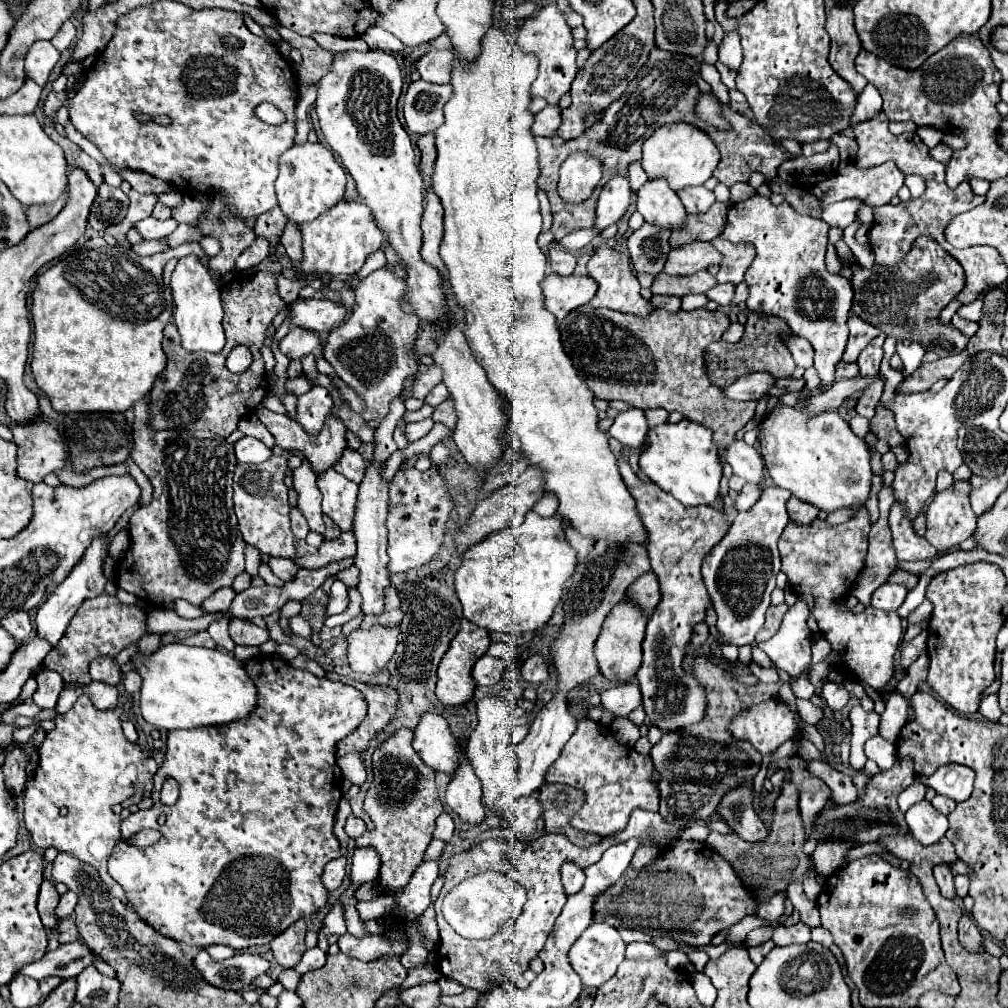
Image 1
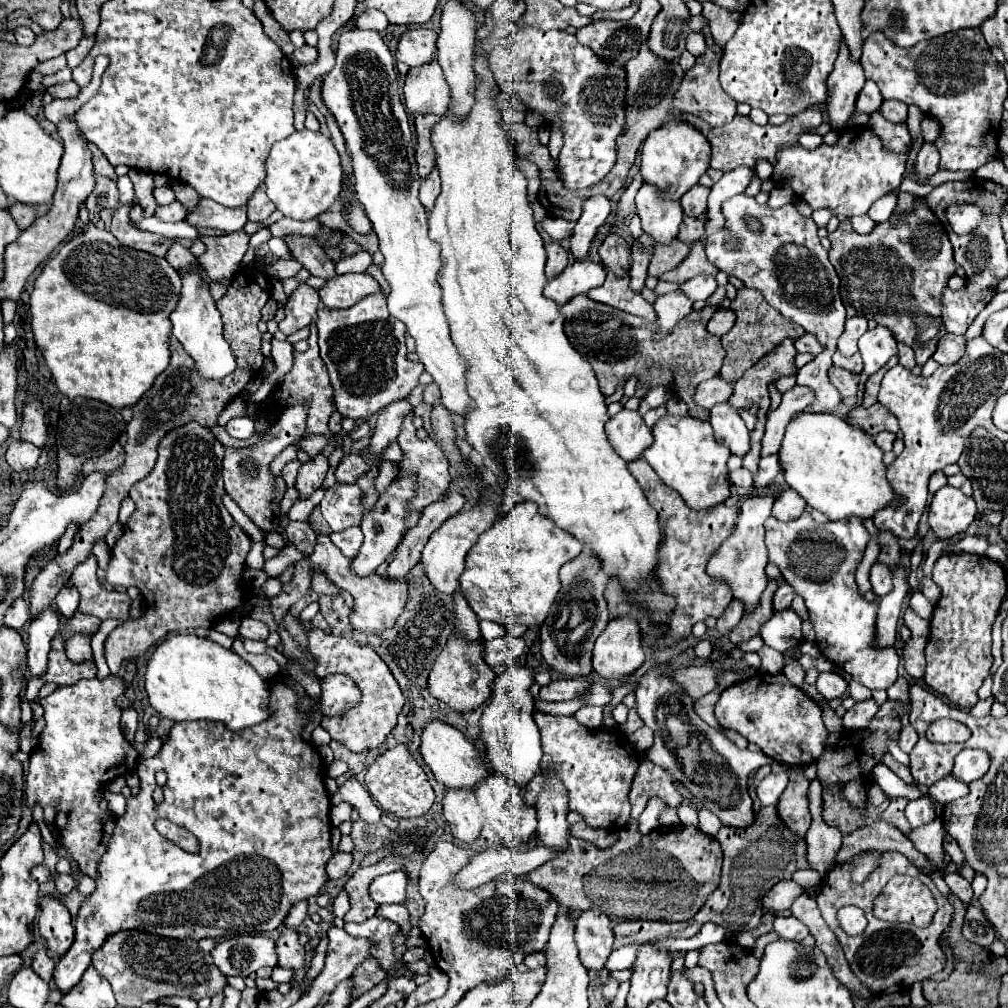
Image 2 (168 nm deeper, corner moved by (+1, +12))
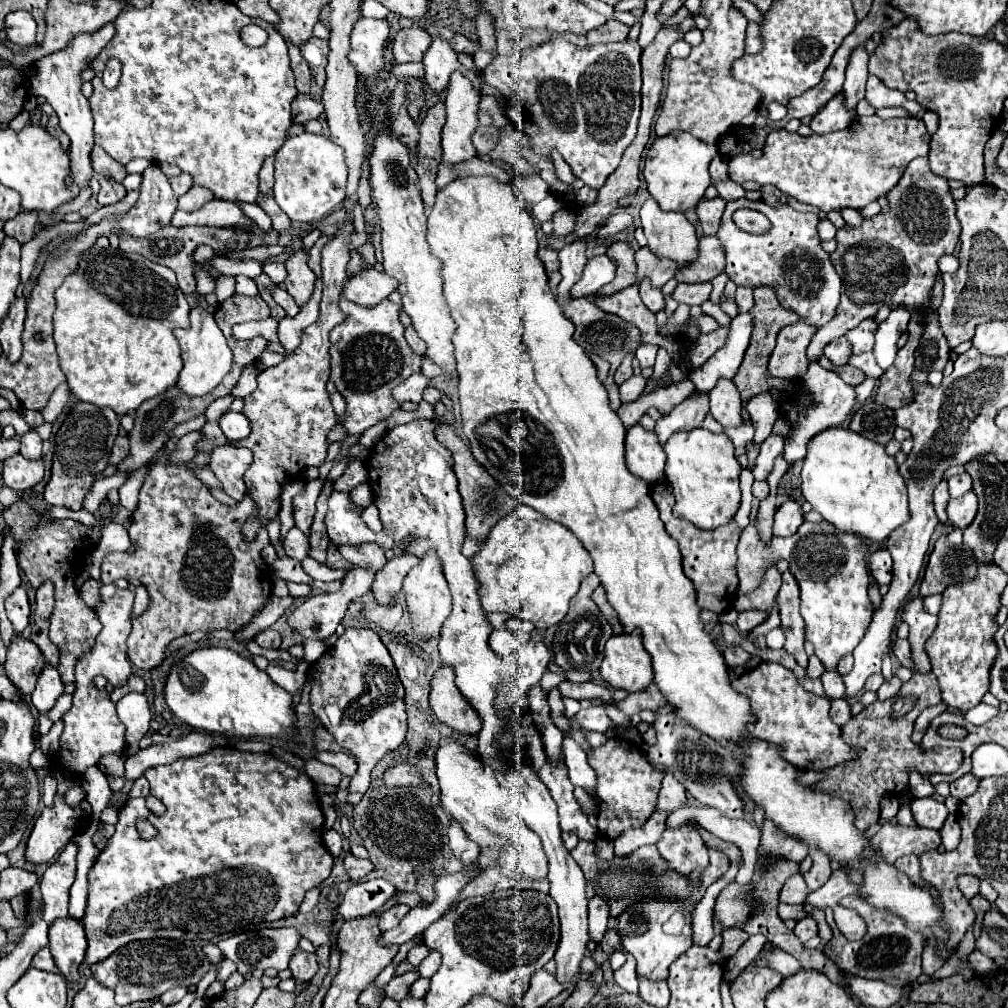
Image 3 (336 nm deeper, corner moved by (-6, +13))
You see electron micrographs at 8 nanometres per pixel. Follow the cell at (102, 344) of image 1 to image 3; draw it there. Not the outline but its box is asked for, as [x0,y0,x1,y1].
[54,248,190,416]

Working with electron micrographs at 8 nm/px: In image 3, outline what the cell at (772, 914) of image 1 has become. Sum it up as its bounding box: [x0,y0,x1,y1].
[780,874,810,904]

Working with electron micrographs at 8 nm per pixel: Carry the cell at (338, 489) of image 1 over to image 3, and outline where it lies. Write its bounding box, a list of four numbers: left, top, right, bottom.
[324,492,376,546]

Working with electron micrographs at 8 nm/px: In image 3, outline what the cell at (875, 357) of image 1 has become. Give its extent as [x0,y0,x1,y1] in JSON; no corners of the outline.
[874,306,910,368]

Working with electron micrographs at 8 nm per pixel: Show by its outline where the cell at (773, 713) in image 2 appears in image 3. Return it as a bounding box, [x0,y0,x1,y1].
[732,662,858,770]

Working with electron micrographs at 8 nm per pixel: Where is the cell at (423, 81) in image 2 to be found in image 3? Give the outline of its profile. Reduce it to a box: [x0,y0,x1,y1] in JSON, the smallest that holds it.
[422,36,460,92]

